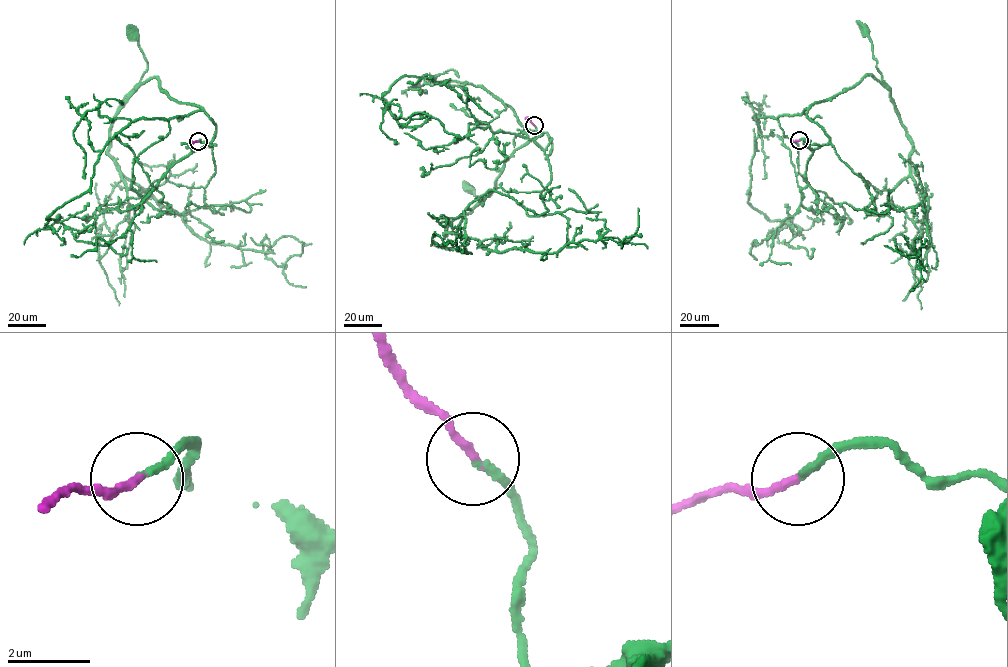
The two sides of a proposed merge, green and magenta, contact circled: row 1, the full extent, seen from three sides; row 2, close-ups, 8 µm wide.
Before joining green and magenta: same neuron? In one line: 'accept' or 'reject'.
accept

